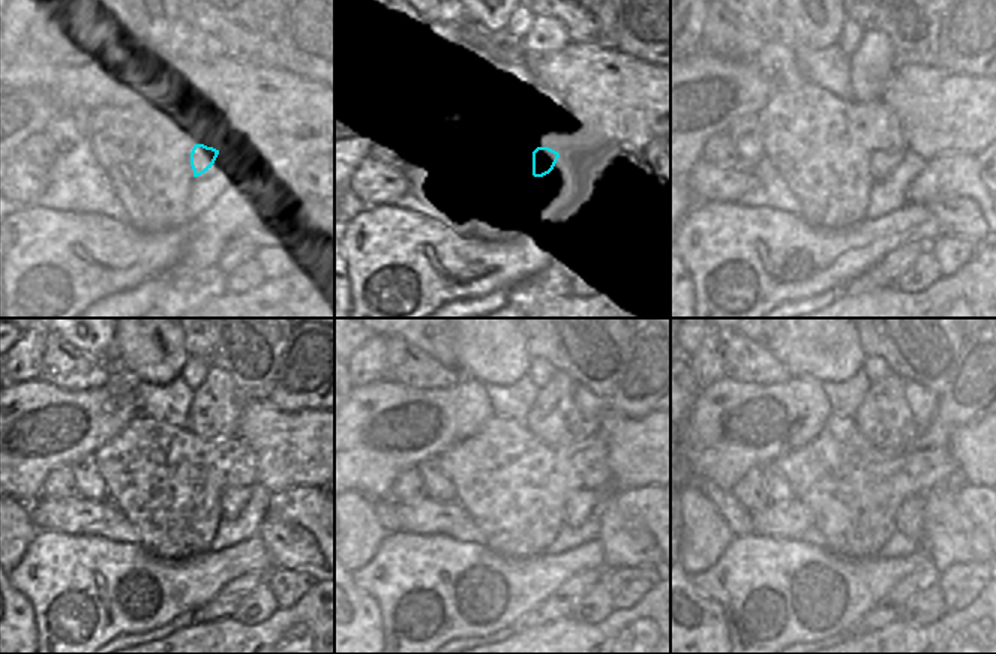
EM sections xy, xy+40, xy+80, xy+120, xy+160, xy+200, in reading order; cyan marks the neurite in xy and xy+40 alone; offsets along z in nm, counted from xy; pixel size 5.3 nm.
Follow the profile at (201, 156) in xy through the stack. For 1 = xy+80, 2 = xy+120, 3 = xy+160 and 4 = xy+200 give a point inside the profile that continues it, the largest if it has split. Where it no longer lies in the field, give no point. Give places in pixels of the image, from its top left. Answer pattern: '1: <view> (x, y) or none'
1: xy+80 (882, 162)
2: xy+120 (233, 501)
3: xy+160 (579, 506)
4: xy+200 (909, 521)

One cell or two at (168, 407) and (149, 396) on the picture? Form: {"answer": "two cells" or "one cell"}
{"answer": "one cell"}

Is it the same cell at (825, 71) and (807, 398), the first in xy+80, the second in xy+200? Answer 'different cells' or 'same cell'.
different cells

